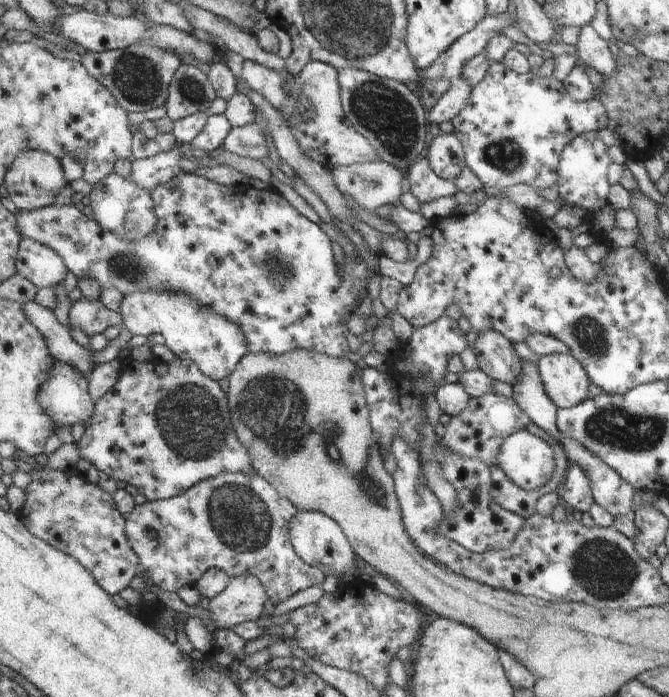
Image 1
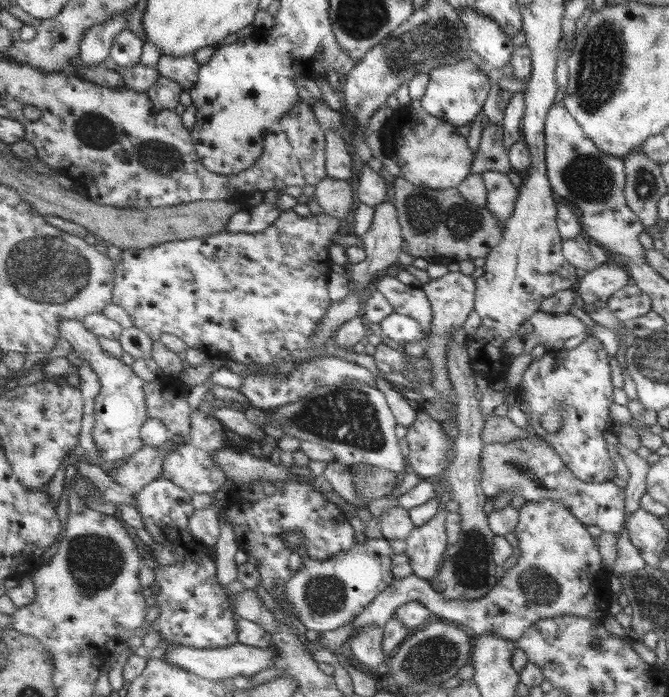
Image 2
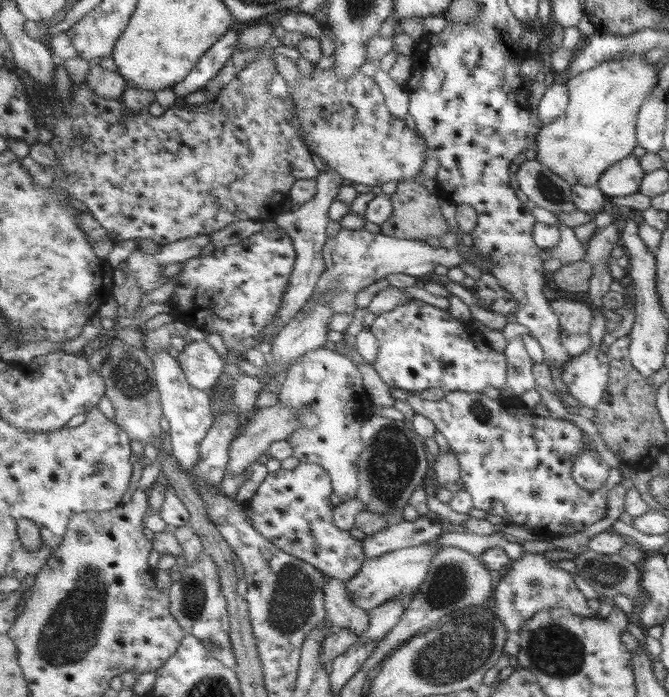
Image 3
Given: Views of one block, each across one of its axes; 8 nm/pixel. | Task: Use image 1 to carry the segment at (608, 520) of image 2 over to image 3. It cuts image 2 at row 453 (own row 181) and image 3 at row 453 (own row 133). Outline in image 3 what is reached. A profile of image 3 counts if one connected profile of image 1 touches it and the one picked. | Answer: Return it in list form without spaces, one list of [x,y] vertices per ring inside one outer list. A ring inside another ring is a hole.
[[[392,389],[393,397],[409,404],[415,414],[424,415],[435,423],[438,431],[446,438],[451,450],[460,462],[460,478],[464,489],[471,493],[474,508],[488,514],[501,516],[504,522],[528,526],[544,536],[572,535],[600,521],[607,514],[606,498],[608,491],[623,475],[619,470],[608,467],[605,483],[596,490],[584,490],[573,478],[573,460],[577,454],[591,450],[591,439],[577,426],[565,420],[537,416],[534,409],[525,406],[512,409],[500,400],[493,400],[487,394],[477,392],[445,392],[441,401],[421,400],[419,396],[407,394],[407,390]]]

